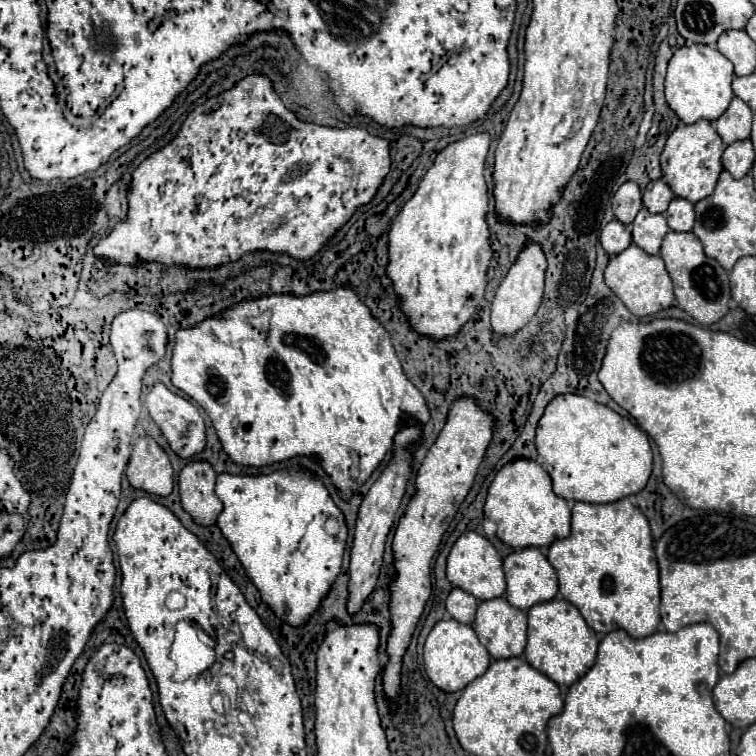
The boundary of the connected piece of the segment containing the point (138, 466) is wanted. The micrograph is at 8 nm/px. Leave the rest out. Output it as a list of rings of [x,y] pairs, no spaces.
[[[143,435],[137,439],[127,465],[129,483],[135,489],[145,489],[155,495],[169,495],[173,491],[173,467],[159,443]]]

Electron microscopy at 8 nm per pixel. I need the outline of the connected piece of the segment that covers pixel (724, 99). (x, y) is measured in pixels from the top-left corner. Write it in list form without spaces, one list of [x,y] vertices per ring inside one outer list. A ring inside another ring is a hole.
[[[701,43],[683,45],[673,53],[669,61],[665,75],[665,97],[669,107],[683,123],[695,123],[699,119],[715,121],[715,117],[721,117],[725,113],[727,105],[733,99],[731,79],[733,63],[723,57],[715,47]]]

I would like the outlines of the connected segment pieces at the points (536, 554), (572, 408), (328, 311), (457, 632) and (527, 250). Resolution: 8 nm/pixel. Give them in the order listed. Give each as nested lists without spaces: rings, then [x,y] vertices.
[[[537,547],[517,549],[503,559],[507,579],[505,597],[517,609],[527,611],[539,601],[551,601],[557,595],[557,573]]]
[[[563,393],[549,401],[537,425],[535,444],[539,456],[536,461],[541,461],[543,469],[549,473],[553,481],[553,491],[567,501],[585,501],[585,503],[619,501],[627,495],[639,493],[651,475],[653,457],[647,435],[627,417],[621,417],[613,409],[597,401],[591,401],[583,395]]]
[[[335,287],[331,291],[315,291],[309,295],[263,295],[259,299],[243,299],[227,309],[223,309],[215,317],[207,317],[201,323],[195,323],[193,327],[179,329],[175,333],[175,347],[173,347],[173,361],[171,361],[171,381],[177,389],[187,393],[191,399],[195,399],[205,413],[211,417],[213,427],[221,439],[221,445],[225,453],[241,465],[255,465],[265,467],[271,463],[279,463],[285,459],[291,459],[295,455],[317,455],[321,459],[323,469],[331,475],[335,487],[339,489],[343,499],[349,499],[361,483],[379,467],[385,453],[393,445],[393,437],[399,431],[401,421],[419,421],[425,425],[429,421],[429,411],[425,405],[425,399],[421,391],[405,377],[401,369],[401,361],[395,355],[393,343],[389,333],[383,329],[383,325],[371,315],[369,307],[359,299],[353,287]]]
[[[443,619],[443,621],[435,623],[435,627],[431,629],[431,633],[425,641],[423,665],[425,665],[425,671],[427,671],[429,679],[441,691],[453,693],[453,691],[463,689],[475,677],[483,675],[487,671],[487,667],[491,665],[491,657],[489,657],[487,649],[475,637],[475,631],[473,631],[471,625],[463,625],[455,619]]]
[[[529,241],[517,255],[515,263],[511,265],[507,277],[499,285],[493,303],[491,303],[491,325],[493,331],[503,335],[513,335],[517,329],[525,327],[531,317],[537,313],[541,299],[543,299],[543,287],[545,287],[545,269],[547,269],[547,257],[539,243]]]

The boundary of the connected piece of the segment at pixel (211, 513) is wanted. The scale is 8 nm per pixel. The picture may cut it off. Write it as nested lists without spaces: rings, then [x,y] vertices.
[[[191,461],[179,473],[183,509],[199,525],[213,525],[223,511],[223,503],[215,495],[215,477],[209,461]]]

